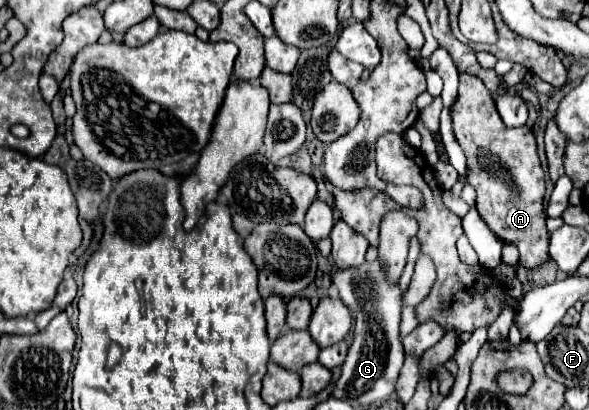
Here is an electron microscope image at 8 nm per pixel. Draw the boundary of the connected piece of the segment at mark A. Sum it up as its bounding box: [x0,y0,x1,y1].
[451,74,549,268]

